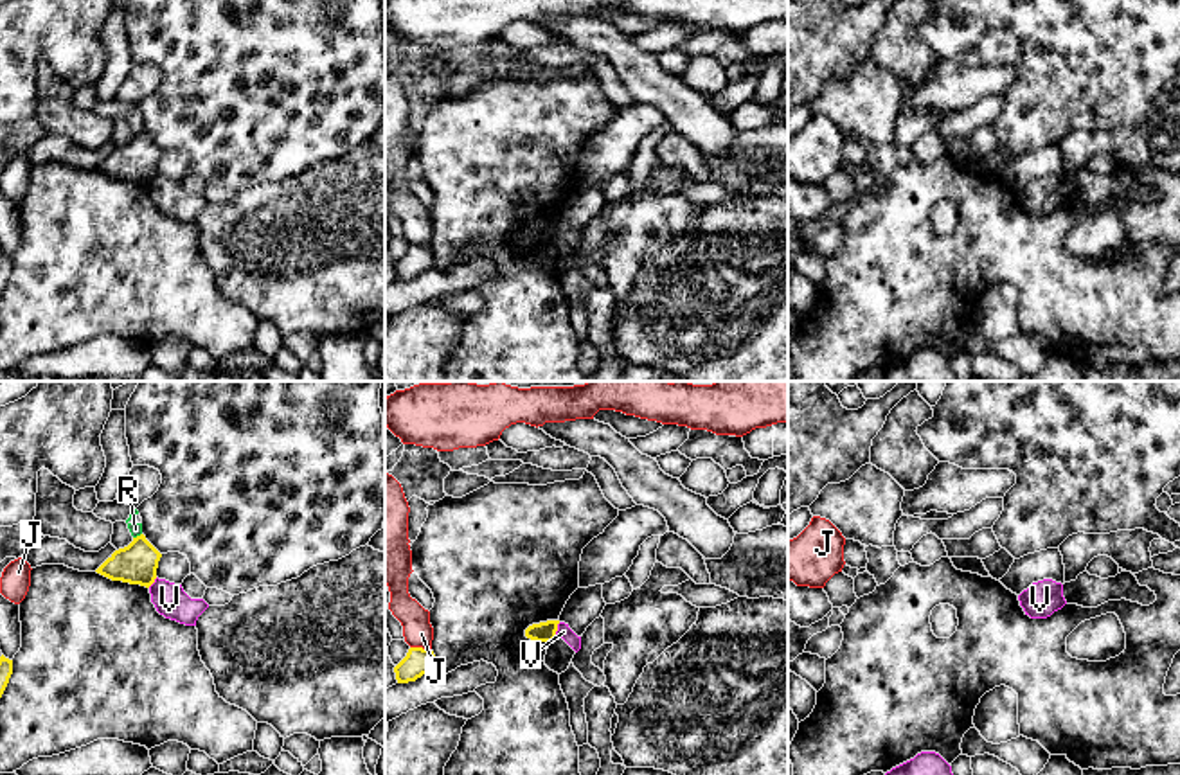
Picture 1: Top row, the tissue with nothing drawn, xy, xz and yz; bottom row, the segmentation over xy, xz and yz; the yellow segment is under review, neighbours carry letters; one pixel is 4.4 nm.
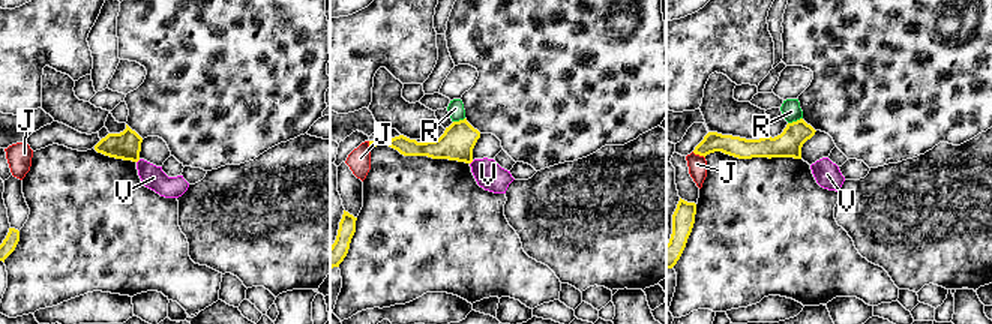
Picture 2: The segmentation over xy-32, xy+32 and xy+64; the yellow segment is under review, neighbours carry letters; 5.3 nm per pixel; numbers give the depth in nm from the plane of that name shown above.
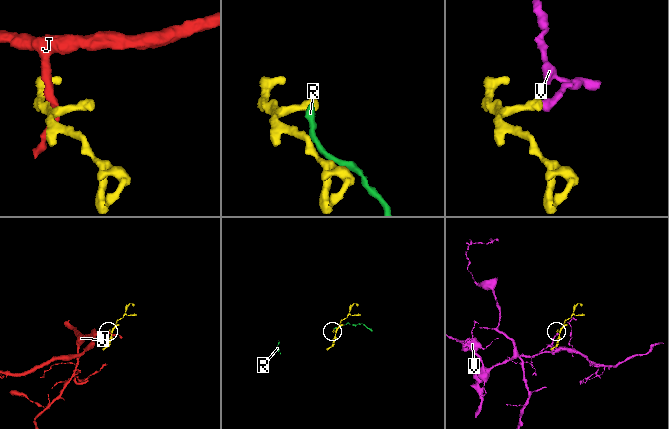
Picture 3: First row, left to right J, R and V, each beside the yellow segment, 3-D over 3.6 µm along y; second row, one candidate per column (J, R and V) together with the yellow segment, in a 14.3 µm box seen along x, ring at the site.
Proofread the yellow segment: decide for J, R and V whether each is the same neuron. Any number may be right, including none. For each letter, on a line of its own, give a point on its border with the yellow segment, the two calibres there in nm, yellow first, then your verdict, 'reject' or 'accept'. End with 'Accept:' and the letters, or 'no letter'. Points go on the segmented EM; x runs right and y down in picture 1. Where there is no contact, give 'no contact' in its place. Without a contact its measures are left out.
J: xz (421, 648) | 120/140 nm | reject
R: xy (137, 536) | 180/60 nm | reject
V: xz (556, 630) | 100/70 nm | reject
Accept: no letter

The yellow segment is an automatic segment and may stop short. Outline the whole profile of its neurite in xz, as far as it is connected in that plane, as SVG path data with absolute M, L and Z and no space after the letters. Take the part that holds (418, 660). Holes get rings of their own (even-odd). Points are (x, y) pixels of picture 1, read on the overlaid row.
M410 647L407 656L394 667L394 673L398 683L408 683L434 669L435 655L432 649Z

